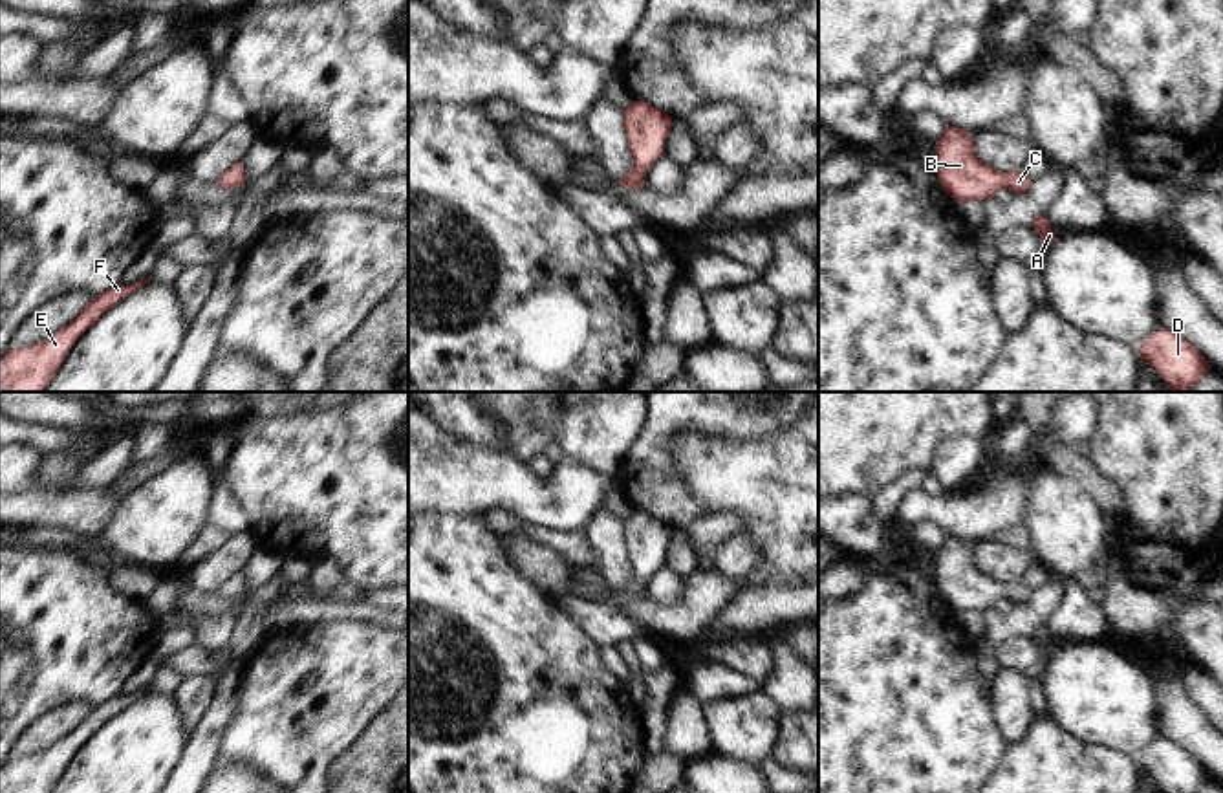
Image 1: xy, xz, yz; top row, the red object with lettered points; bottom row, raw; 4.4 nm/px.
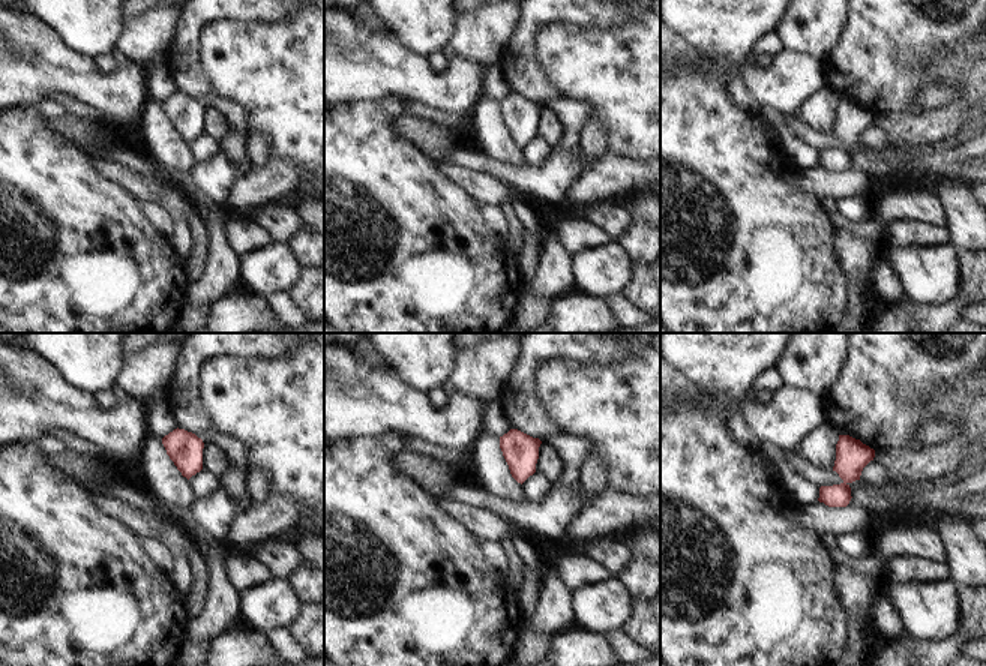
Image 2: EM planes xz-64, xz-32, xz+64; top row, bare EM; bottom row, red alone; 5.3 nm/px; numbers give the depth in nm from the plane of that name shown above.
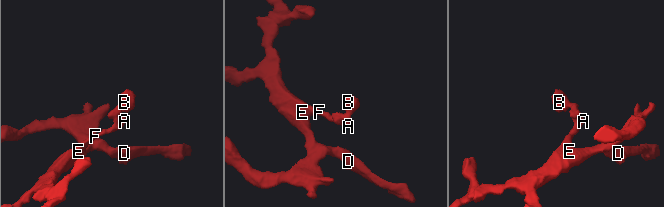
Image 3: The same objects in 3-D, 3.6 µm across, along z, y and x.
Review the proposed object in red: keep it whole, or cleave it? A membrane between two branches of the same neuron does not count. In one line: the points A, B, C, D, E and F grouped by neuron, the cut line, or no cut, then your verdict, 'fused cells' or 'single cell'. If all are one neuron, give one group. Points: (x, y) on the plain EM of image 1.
A B C D E F | no cut | single cell

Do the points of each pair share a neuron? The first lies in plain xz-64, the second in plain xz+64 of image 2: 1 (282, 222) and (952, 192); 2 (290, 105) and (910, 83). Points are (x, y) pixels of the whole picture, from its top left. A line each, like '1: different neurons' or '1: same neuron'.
1: different neurons
2: different neurons

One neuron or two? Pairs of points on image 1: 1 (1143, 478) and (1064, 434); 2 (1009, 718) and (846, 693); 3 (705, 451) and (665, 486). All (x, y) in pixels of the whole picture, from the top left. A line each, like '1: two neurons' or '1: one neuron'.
1: two neurons
2: two neurons
3: two neurons

